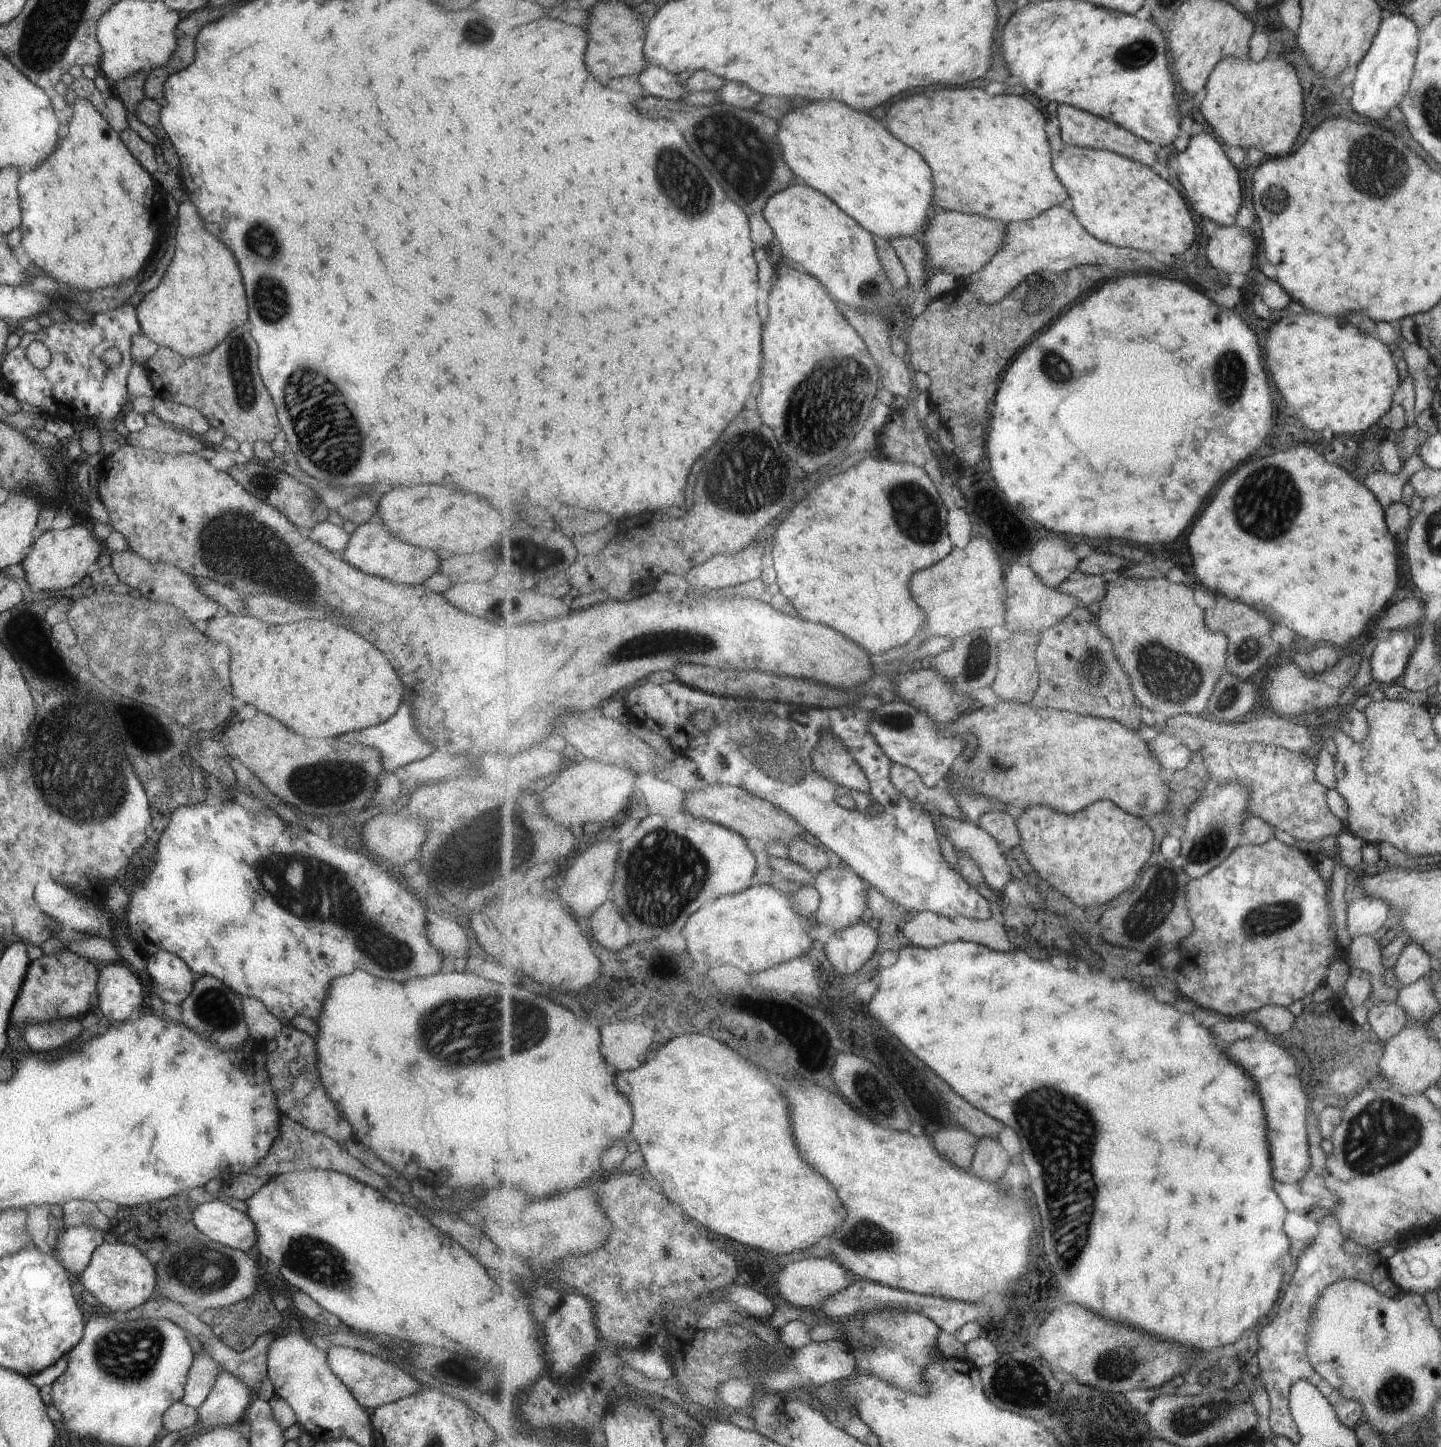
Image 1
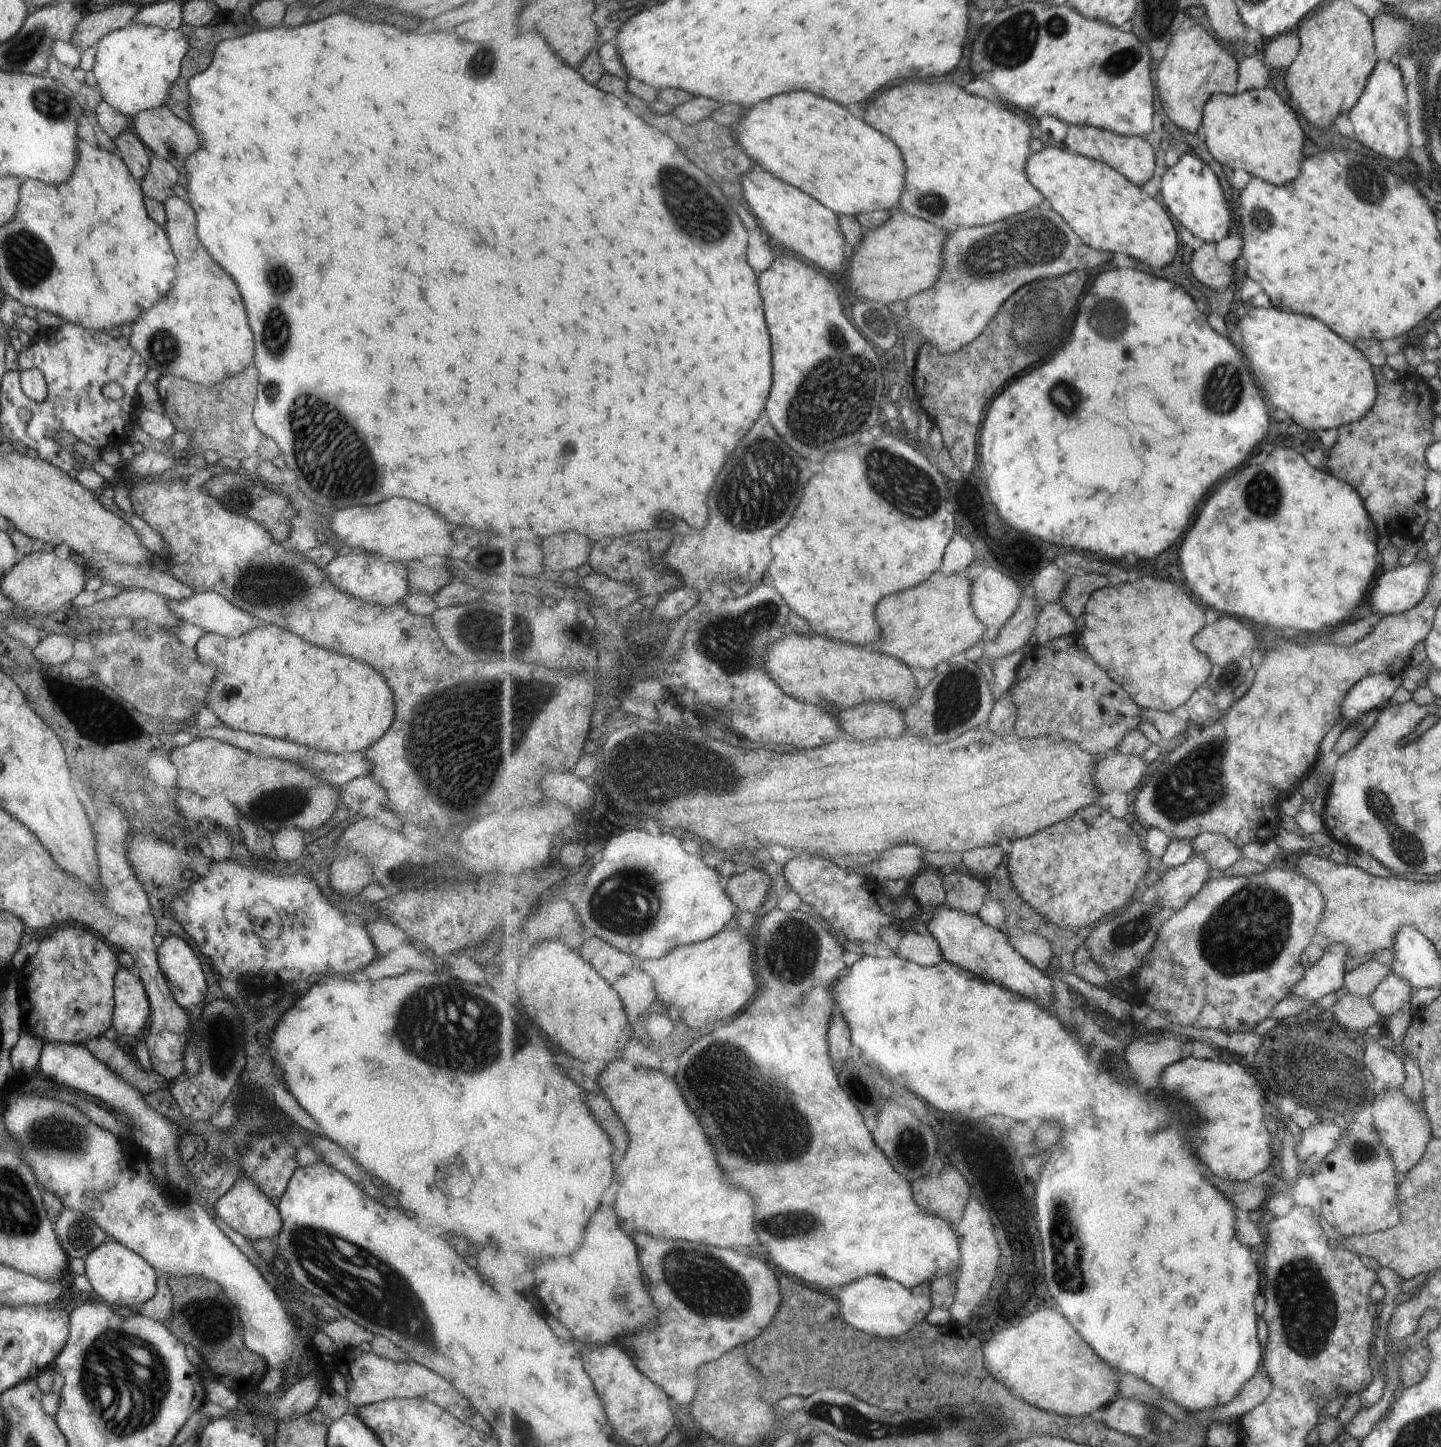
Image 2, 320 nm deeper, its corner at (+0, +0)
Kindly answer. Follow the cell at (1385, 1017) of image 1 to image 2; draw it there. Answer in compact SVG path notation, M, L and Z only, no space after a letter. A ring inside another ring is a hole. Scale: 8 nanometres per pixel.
M1365 1035L1362 1053L1363 1064L1367 1072L1383 1089L1400 1089L1404 1083L1403 1064L1390 1049L1373 1042Z

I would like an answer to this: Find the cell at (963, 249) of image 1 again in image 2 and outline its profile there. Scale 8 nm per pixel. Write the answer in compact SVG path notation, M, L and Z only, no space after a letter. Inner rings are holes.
M903 210L891 212L891 218L885 223L866 229L856 249L850 251L850 287L859 297L887 306L903 303L912 295L933 288L942 271L942 248L948 232L926 220L909 216Z

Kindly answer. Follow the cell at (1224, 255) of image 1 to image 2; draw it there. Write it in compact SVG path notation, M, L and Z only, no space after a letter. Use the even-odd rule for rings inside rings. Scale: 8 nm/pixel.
M1205 243L1201 248L1191 254L1191 278L1193 282L1199 282L1199 286L1207 286L1221 292L1227 288L1228 281L1235 276L1233 266L1224 266L1217 256L1217 246L1215 243ZM1226 272L1232 272L1231 277ZM1229 278L1229 279L1228 279Z

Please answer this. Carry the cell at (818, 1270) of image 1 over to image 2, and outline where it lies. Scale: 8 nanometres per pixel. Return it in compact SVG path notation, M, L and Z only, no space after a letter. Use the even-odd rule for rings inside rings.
M867 1275L839 1289L838 1303L841 1305L845 1320L864 1333L887 1338L899 1338L907 1335L919 1323L923 1323L927 1314L933 1310L931 1282L924 1282L919 1288L908 1289L893 1279L879 1275Z

